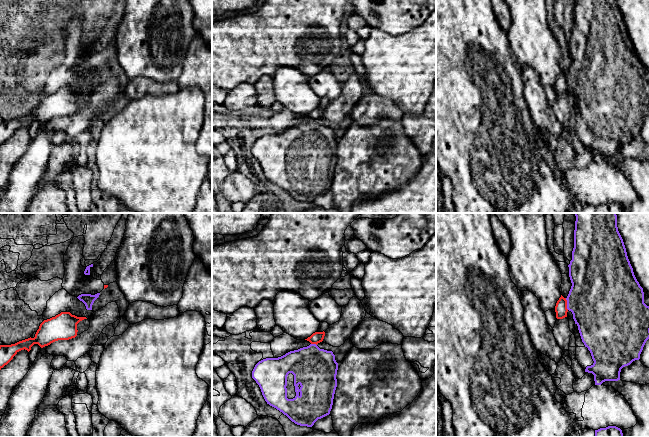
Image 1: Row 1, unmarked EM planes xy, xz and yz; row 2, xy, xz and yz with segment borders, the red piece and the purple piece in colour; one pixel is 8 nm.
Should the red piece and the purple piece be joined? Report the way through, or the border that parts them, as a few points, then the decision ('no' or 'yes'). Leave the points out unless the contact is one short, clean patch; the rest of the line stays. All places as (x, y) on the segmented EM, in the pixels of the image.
no

